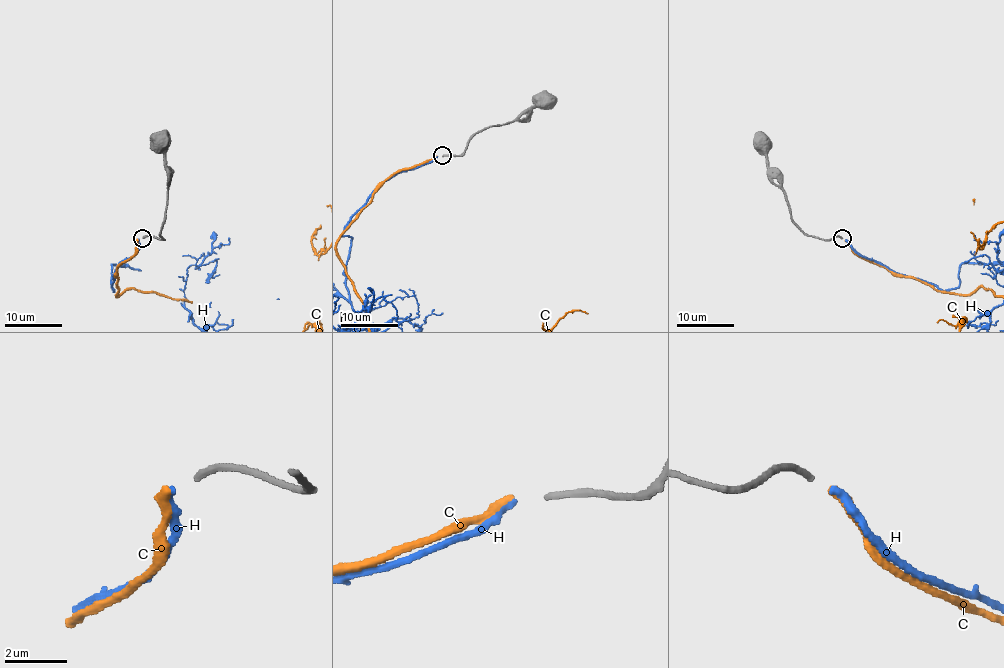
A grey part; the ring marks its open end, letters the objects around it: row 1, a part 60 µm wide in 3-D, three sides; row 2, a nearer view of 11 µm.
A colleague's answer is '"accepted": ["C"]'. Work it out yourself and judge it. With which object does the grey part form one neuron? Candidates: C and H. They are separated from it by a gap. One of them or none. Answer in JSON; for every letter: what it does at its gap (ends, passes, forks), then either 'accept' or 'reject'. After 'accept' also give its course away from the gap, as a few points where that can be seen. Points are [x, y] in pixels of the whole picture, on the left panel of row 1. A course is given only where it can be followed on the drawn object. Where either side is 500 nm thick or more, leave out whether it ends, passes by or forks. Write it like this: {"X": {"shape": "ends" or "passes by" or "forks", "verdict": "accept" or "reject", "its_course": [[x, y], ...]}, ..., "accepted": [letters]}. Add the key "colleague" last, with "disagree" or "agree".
{"C": {"shape": "ends", "verdict": "reject"}, "H": {"shape": "ends", "verdict": "accept"}, "accepted": ["H"], "colleague": "disagree"}

